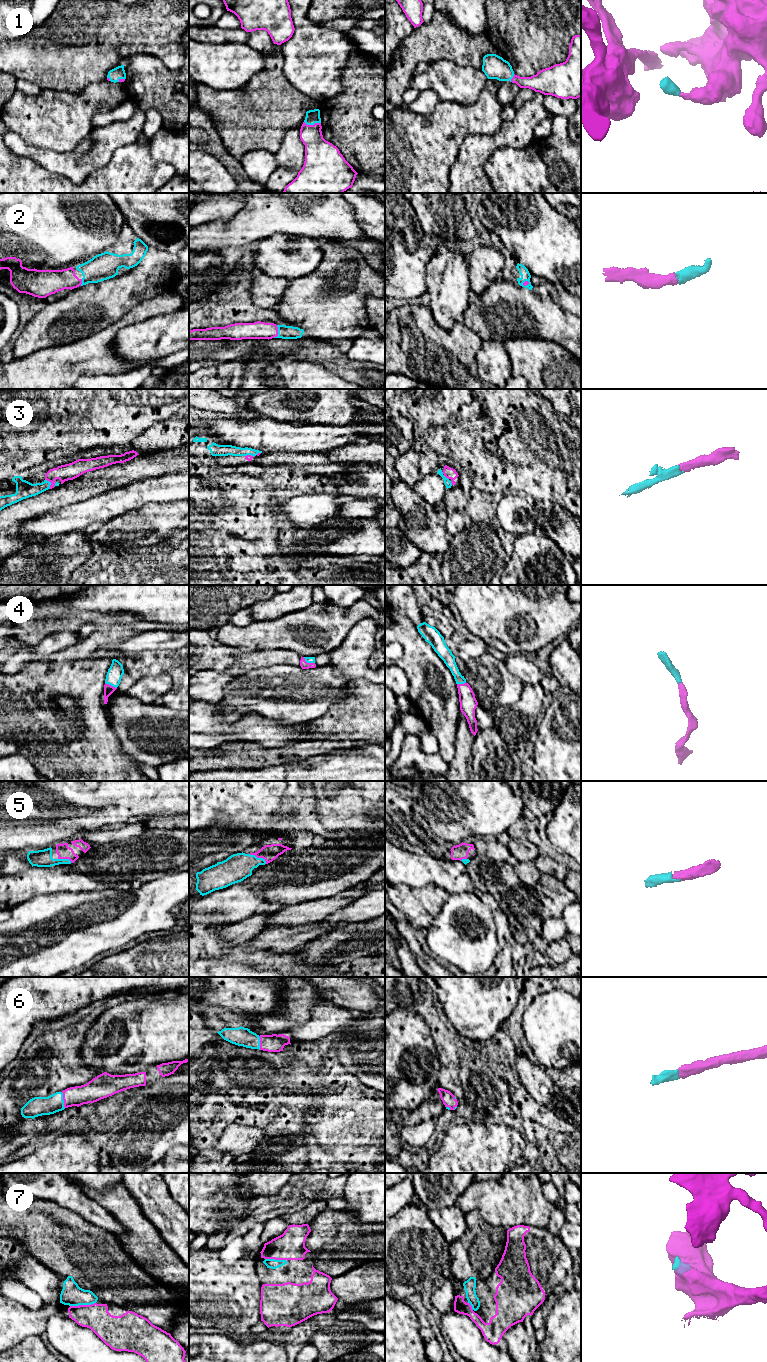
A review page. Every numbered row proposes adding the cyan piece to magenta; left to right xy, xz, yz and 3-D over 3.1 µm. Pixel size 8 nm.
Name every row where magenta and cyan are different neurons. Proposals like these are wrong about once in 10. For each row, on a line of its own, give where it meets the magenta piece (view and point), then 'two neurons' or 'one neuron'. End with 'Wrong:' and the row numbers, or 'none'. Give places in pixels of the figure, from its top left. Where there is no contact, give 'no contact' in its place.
1: xz (312, 125) | one neuron
2: xz (277, 332) | one neuron
3: xy (51, 483) | one neuron
4: xy (110, 685) | one neuron
5: xz (258, 857) | one neuron
6: xy (63, 1099) | one neuron
7: xy (82, 1305) | one neuron
Wrong: none

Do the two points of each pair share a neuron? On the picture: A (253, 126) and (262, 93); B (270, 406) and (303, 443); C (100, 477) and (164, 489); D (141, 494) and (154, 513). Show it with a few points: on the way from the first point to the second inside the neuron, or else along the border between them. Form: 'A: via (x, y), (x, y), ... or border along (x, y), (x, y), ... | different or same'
A: via (255, 118), (262, 111), (262, 101) | same
B: border along (261, 416), (267, 419), (307, 424) | different
C: border along (153, 477), (133, 481), (108, 491) | different
D: border along (171, 502), (147, 502), (126, 512) | different

